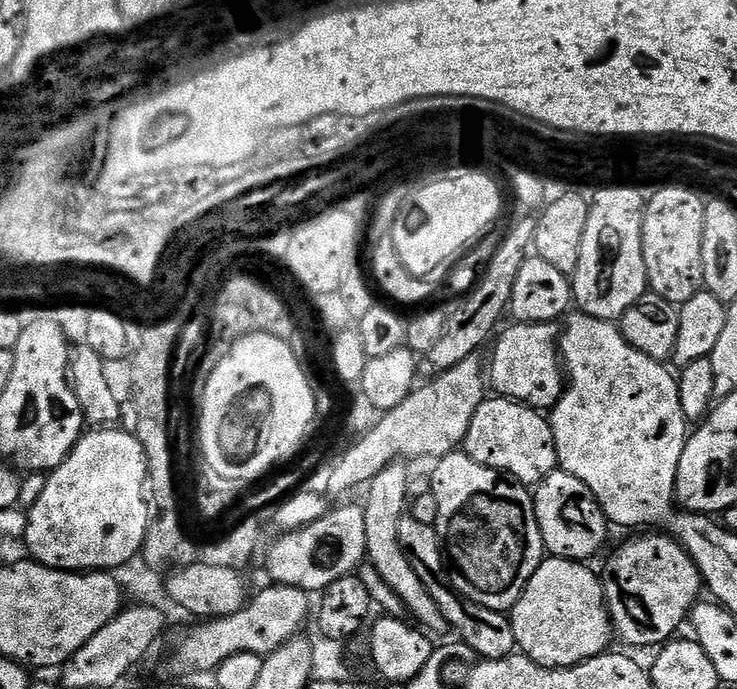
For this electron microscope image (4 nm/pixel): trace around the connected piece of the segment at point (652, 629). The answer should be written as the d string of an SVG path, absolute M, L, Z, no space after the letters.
M648 534L626 541L609 558L602 571L602 587L615 639L632 648L655 649L667 644L685 626L698 603L696 595L702 592L702 581L688 551L671 535L644 535Z

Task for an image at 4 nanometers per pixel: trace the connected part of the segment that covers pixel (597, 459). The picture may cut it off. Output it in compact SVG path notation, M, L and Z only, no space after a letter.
M575 314L576 316L569 315L567 317L568 325L565 323L562 328L562 335L560 338L560 343L558 345L558 351L562 357L562 367L566 373L566 387L564 393L560 396L560 401L550 409L550 423L552 426L552 433L554 434L554 442L556 443L556 458L559 464L559 467L565 472L569 472L574 478L578 478L582 482L586 482L586 486L594 494L594 498L600 503L601 510L604 511L605 520L611 522L613 525L616 524L620 528L640 528L636 530L644 530L647 524L656 524L659 520L664 520L668 515L671 514L672 508L674 509L674 497L676 495L676 475L678 474L678 462L682 458L682 450L686 446L690 435L690 421L683 414L682 408L682 398L679 397L679 382L675 375L668 373L663 363L661 361L650 358L646 354L642 354L642 350L634 350L634 346L630 346L630 342L626 342L623 332L620 331L619 327L615 323L599 320L598 318L590 318L589 316L583 314Z

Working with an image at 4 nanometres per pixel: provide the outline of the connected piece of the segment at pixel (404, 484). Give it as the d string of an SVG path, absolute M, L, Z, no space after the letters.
M404 462L386 466L382 474L378 474L366 485L368 497L362 500L366 518L366 560L382 582L401 599L411 623L425 636L437 638L436 636L449 635L450 629L446 618L442 610L438 610L438 602L430 598L430 590L426 590L422 578L418 578L418 574L410 570L410 562L406 562L406 554L402 550L402 544L398 542L398 526L410 504L408 467L409 465Z

